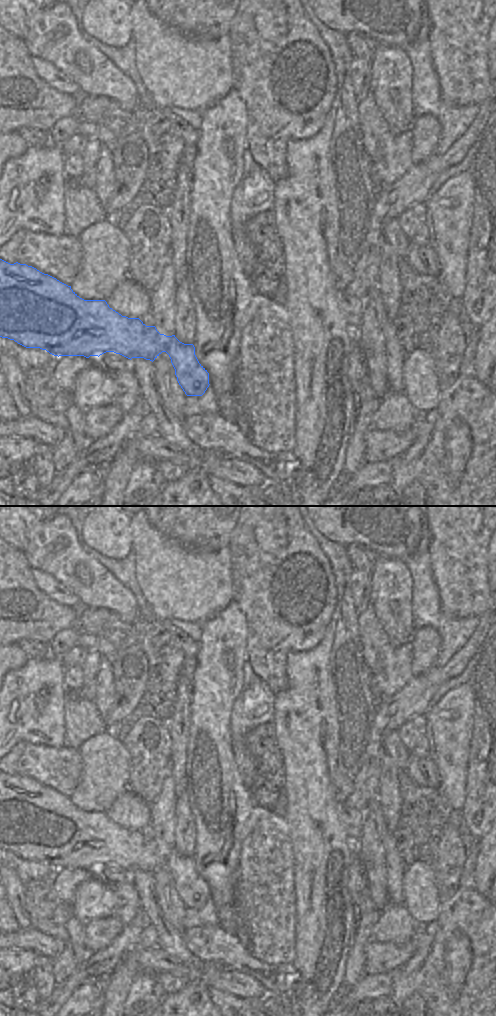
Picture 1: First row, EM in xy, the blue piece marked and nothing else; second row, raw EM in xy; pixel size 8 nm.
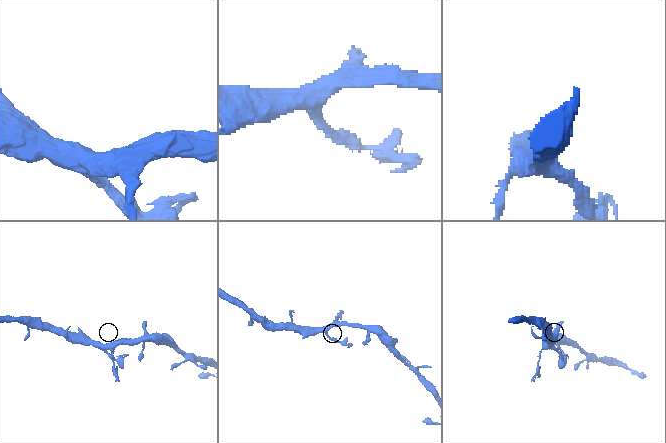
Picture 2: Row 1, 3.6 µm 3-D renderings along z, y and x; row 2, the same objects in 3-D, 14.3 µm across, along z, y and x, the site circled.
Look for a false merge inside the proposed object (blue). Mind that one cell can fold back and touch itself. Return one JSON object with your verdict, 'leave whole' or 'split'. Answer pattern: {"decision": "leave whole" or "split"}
{"decision": "leave whole"}

